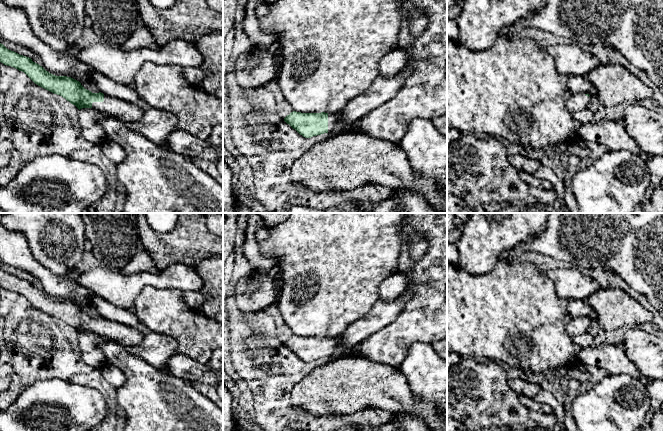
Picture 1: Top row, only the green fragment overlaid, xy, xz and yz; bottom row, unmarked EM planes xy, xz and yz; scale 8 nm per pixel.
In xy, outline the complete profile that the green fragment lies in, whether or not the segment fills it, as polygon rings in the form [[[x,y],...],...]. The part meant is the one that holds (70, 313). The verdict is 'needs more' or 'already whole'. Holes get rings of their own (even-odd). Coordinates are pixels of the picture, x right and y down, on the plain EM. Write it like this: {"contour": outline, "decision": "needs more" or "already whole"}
{"contour": [[[0,267],[0,286],[24,296],[38,310],[62,320],[79,334],[92,332],[126,346],[138,346],[145,337],[145,329],[116,323],[101,316],[92,317],[71,301],[56,300],[31,282],[7,273]]], "decision": "needs more"}

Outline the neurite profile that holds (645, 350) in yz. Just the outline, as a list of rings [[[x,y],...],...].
[[[633,327],[625,329],[622,345],[625,355],[642,376],[663,379],[663,337]]]

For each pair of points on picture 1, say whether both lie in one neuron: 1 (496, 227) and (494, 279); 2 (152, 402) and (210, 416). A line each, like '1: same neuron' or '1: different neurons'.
1: different neurons
2: same neuron

